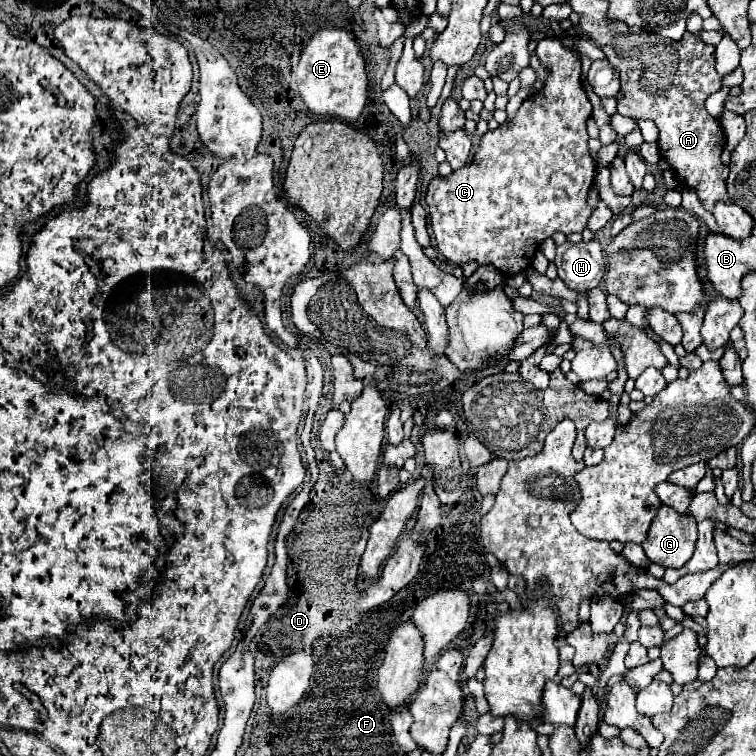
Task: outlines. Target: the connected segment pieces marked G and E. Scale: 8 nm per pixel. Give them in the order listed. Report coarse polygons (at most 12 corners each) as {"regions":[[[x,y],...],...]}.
{"regions":[[[660,507],[642,549],[680,569],[692,557],[696,519]],[[340,29],[310,37],[296,67],[316,115],[354,123],[366,61]]]}

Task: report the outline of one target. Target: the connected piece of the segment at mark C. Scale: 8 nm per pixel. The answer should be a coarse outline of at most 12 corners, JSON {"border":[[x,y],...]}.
{"border":[[580,59],[426,189],[436,249],[516,275],[582,233],[596,175]]}

